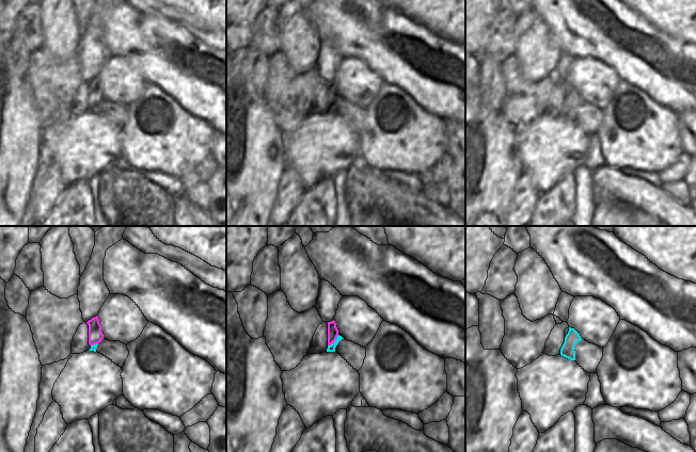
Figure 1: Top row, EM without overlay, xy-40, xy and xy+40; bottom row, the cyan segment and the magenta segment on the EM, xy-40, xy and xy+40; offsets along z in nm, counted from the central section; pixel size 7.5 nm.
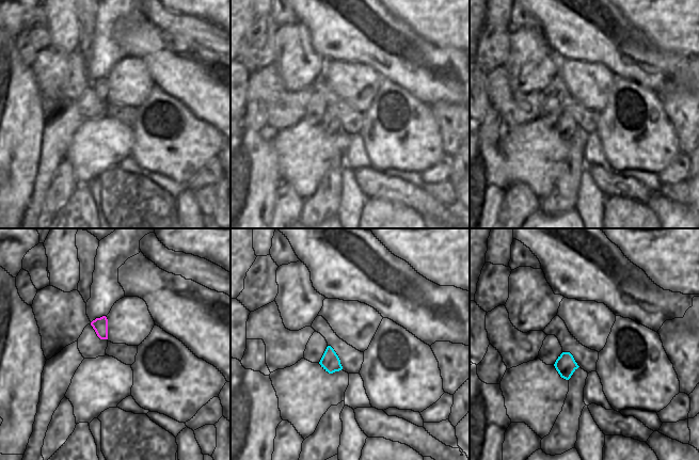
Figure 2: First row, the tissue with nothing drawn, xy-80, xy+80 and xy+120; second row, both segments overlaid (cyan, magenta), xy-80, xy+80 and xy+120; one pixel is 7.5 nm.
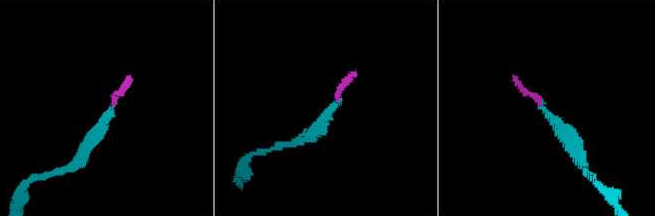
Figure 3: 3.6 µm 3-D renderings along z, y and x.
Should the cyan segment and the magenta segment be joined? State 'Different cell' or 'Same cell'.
Same cell

